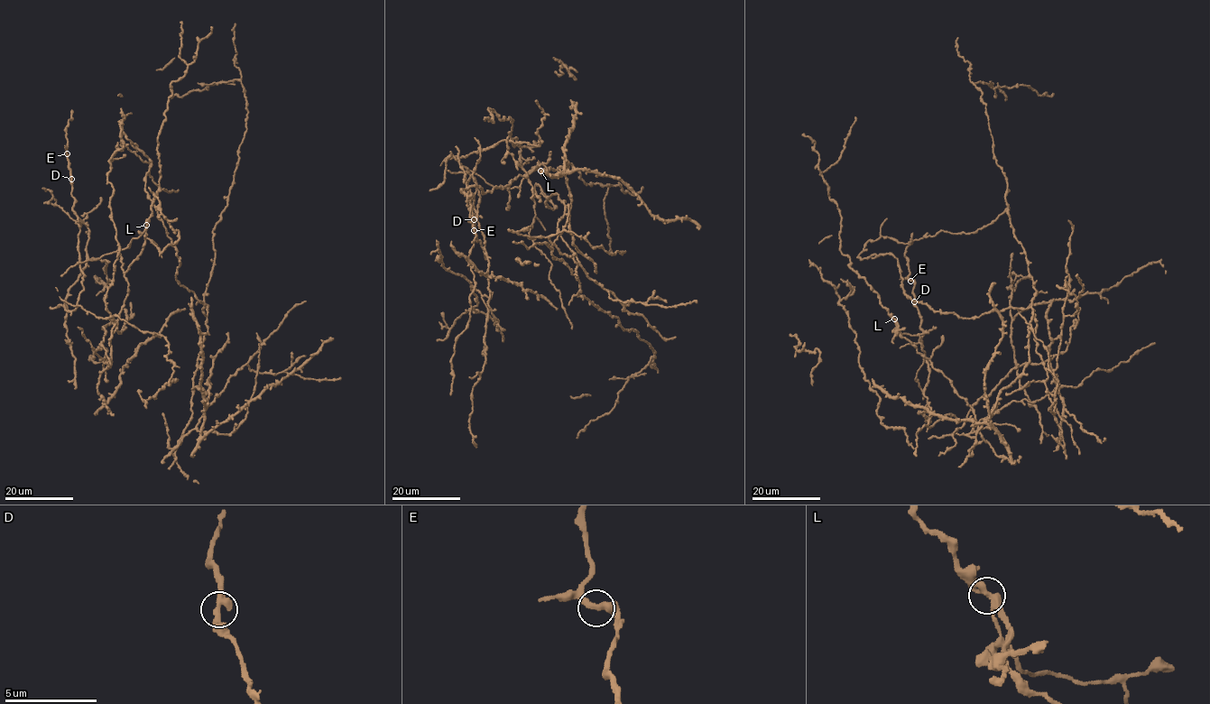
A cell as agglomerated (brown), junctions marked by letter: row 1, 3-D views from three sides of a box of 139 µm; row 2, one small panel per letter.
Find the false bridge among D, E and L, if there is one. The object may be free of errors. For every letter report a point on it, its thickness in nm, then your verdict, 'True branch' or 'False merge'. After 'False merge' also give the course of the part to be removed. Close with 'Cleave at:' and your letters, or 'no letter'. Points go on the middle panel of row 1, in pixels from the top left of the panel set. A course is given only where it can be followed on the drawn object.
D: Place: (474, 219). Thickness 400 nm. True branch
E: Place: (474, 230). Thickness 400 nm. True branch
L: Place: (540, 171). Thickness 400 nm. False merge. Course of the part to remove: (540, 171), (529, 171), (521, 185), (507, 188), (494, 187), (466, 170), (457, 173), (447, 170)
Cleave at: L

